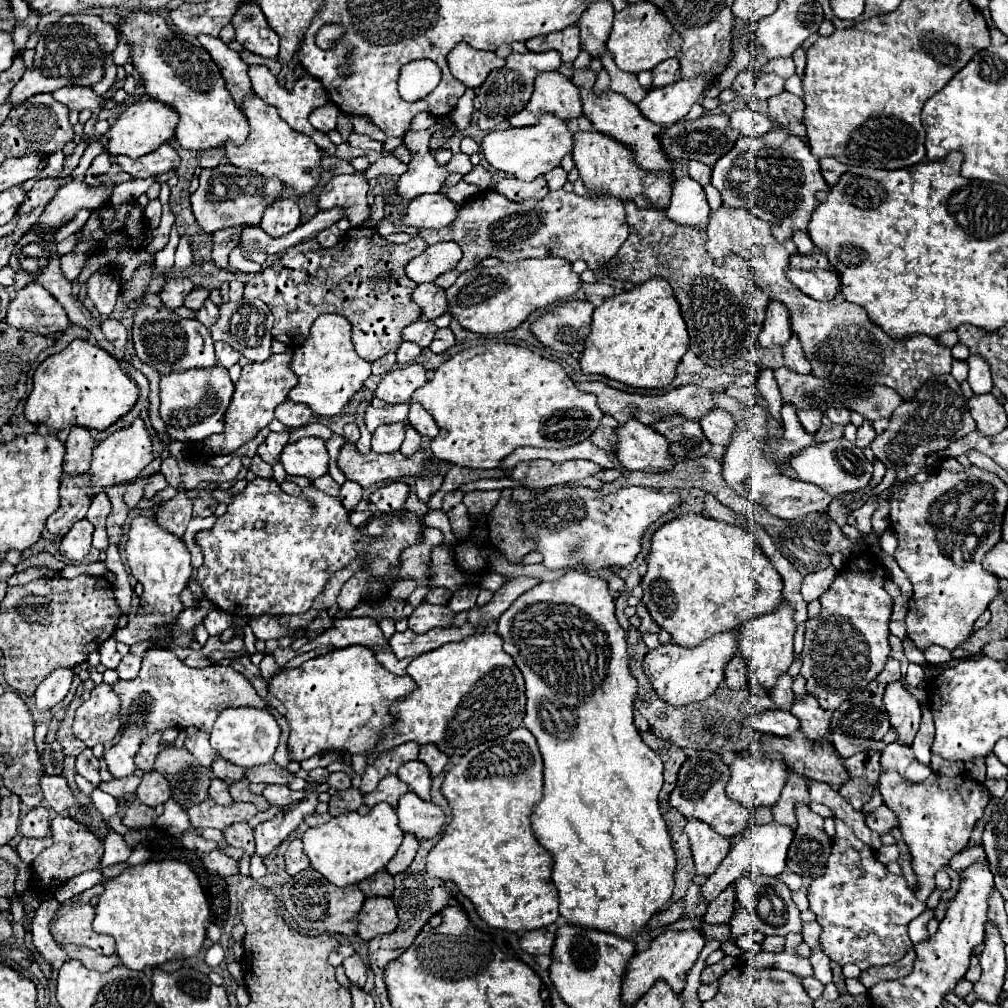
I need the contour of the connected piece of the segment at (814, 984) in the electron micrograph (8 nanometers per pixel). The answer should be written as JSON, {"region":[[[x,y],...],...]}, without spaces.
{"region":[[[813,976],[803,978],[803,986],[805,986],[805,990],[809,992],[809,996],[811,996],[813,1000],[817,1000],[817,998],[823,996],[823,984],[821,984],[817,978],[813,978]]]}

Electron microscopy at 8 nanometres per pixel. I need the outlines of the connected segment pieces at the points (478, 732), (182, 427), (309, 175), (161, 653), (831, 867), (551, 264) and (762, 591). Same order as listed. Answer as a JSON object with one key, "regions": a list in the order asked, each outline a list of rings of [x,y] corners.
{"regions":[[[[483,632],[483,634],[471,634],[459,642],[447,642],[431,652],[425,652],[407,666],[407,674],[415,680],[417,690],[397,702],[391,704],[391,716],[395,718],[393,728],[385,732],[381,740],[381,748],[393,748],[403,742],[417,742],[423,744],[435,744],[441,752],[447,756],[461,756],[475,748],[477,744],[483,744],[485,740],[495,740],[499,736],[505,736],[507,732],[521,726],[525,716],[525,682],[521,676],[521,670],[517,668],[515,660],[503,650],[503,640],[495,632]]],[[[219,364],[205,370],[189,370],[181,374],[161,376],[161,418],[167,424],[167,434],[181,442],[201,442],[211,434],[225,430],[225,412],[231,404],[235,386],[227,374],[227,368]]],[[[255,94],[241,106],[241,112],[249,120],[251,134],[247,142],[241,148],[235,148],[233,144],[225,146],[225,154],[229,162],[237,168],[247,168],[253,170],[265,178],[279,178],[285,186],[289,186],[295,194],[303,196],[309,194],[321,180],[321,150],[317,144],[307,136],[297,130],[293,130],[285,120],[279,118],[277,110],[269,104],[265,104],[261,98]]],[[[163,646],[149,648],[143,656],[137,678],[119,680],[113,690],[121,698],[121,738],[105,752],[105,762],[113,778],[123,778],[135,772],[133,758],[139,752],[141,742],[153,732],[167,728],[183,730],[187,726],[197,726],[199,730],[209,732],[219,712],[227,706],[265,708],[265,702],[257,696],[251,682],[231,666],[211,664],[207,668],[189,668],[181,664],[173,650]]],[[[835,820],[837,834],[825,874],[817,878],[807,892],[809,906],[821,924],[821,950],[837,964],[857,964],[861,970],[873,966],[887,966],[911,948],[907,924],[917,918],[927,904],[913,896],[903,876],[895,876],[881,864],[871,848],[857,840],[857,836]]],[[[557,256],[521,260],[521,262],[501,262],[493,268],[473,268],[457,278],[457,282],[447,290],[449,314],[459,320],[459,324],[477,334],[501,334],[515,330],[523,324],[535,310],[551,306],[559,300],[569,300],[581,288],[581,276],[571,270],[571,262]]],[[[681,514],[655,530],[647,554],[647,574],[641,580],[643,598],[651,618],[671,634],[671,640],[681,646],[695,646],[717,632],[735,630],[745,620],[771,612],[781,602],[783,580],[763,554],[757,540],[741,526],[731,526],[701,514]]]]}

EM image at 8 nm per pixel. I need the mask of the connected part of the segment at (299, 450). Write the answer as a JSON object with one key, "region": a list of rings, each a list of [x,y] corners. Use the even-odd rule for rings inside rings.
{"region":[[[307,436],[293,444],[287,444],[283,448],[281,462],[287,474],[307,476],[315,480],[327,474],[329,468],[329,452],[325,448],[325,440],[317,436]]]}

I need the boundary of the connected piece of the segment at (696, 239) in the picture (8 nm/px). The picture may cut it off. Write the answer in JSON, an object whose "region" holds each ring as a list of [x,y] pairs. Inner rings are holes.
{"region":[[[625,200],[627,210],[627,224],[629,224],[629,238],[619,248],[617,256],[611,258],[603,268],[609,268],[609,278],[615,280],[629,280],[633,284],[641,284],[653,276],[661,276],[665,280],[671,278],[671,286],[675,290],[675,298],[681,306],[683,320],[687,322],[689,338],[691,338],[691,350],[709,366],[723,366],[731,364],[737,358],[741,358],[747,350],[751,350],[757,342],[757,334],[763,328],[765,320],[765,308],[769,304],[769,296],[761,292],[761,288],[755,286],[753,272],[749,264],[735,254],[725,256],[725,264],[717,266],[713,258],[705,252],[705,232],[697,226],[683,226],[665,216],[663,208],[647,210],[639,208],[633,200]]]}

